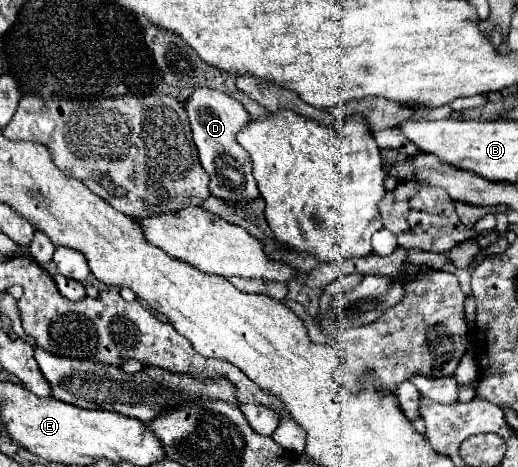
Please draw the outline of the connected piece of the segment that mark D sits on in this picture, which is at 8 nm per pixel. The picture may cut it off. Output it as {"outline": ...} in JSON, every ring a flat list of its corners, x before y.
{"outline":[[200,87,188,97,186,111,192,127,192,139,198,147,200,163,210,175,210,193,214,197,232,203,256,199,260,193,258,193,256,179,252,177,252,161,248,157,248,151,244,151,244,147,236,141,236,133,250,119,244,105,218,89]]}

